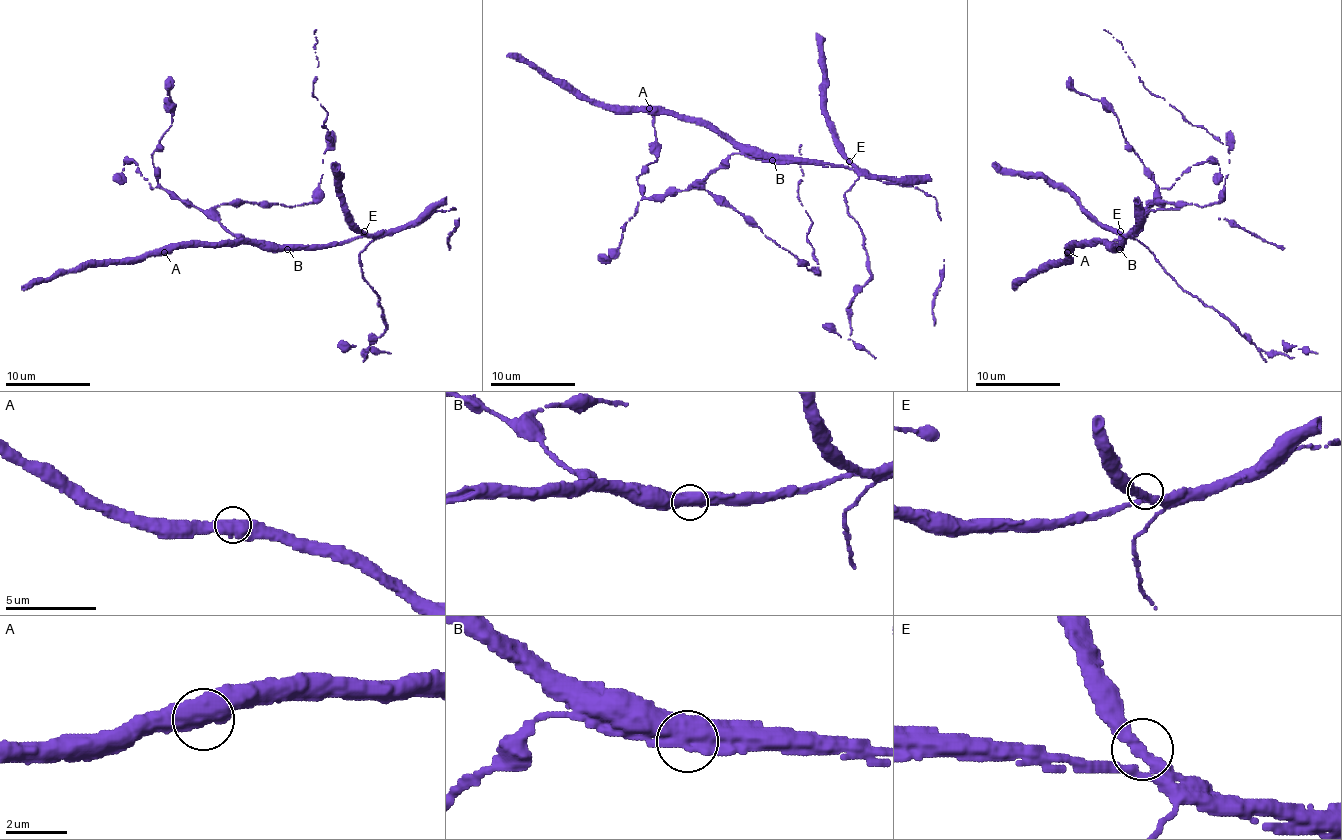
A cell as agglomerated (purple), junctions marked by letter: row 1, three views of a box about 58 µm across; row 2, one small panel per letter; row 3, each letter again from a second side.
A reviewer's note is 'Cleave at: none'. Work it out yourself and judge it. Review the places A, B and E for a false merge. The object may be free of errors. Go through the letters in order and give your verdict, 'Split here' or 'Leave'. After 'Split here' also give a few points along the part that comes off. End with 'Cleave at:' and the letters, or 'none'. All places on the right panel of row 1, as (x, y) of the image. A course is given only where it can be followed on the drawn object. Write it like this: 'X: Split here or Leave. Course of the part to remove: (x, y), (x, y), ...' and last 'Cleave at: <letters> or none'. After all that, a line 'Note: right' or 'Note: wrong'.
A: Leave
B: Leave
E: Leave
Cleave at: none
Note: right

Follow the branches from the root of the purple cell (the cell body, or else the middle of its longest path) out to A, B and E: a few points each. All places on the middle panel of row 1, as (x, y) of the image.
A: (718, 169), (739, 150), (703, 125), (681, 121), (671, 114), (656, 114), (649, 108)
B: (718, 169), (735, 152), (764, 155), (773, 161)
E: (718, 169), (735, 152), (764, 155), (775, 161), (820, 161), (830, 165), (845, 165), (849, 161)

